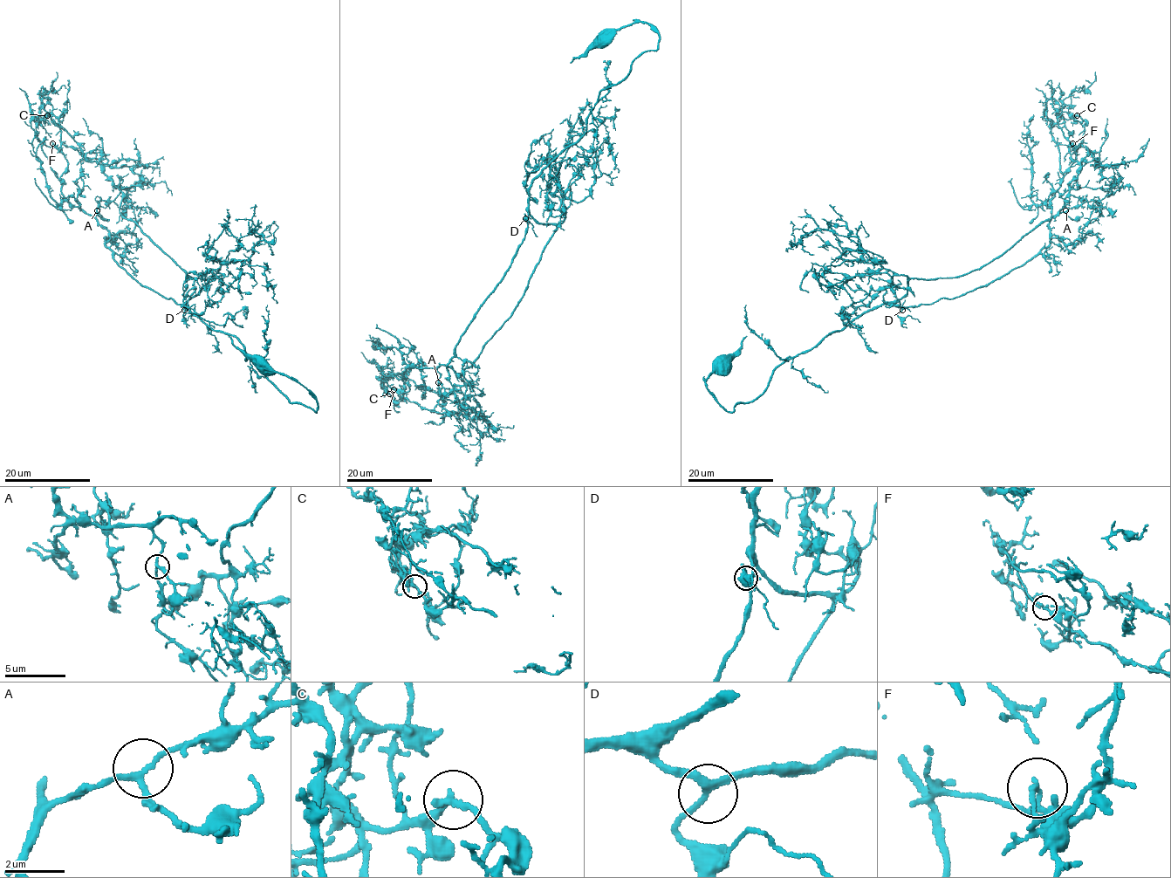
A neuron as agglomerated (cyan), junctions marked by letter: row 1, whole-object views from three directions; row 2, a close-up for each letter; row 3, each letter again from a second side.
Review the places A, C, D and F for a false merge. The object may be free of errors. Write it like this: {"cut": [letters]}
{"cut": ["F"]}

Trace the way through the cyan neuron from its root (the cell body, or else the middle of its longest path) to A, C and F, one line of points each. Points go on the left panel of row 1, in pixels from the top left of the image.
A: (260, 364), (298, 381), (317, 410), (291, 403), (236, 338), (212, 330), (186, 304), (121, 267), (97, 210)
C: (260, 364), (317, 410), (113, 259), (64, 196), (47, 115)
F: (260, 364), (317, 410), (113, 259), (64, 196), (52, 143)

